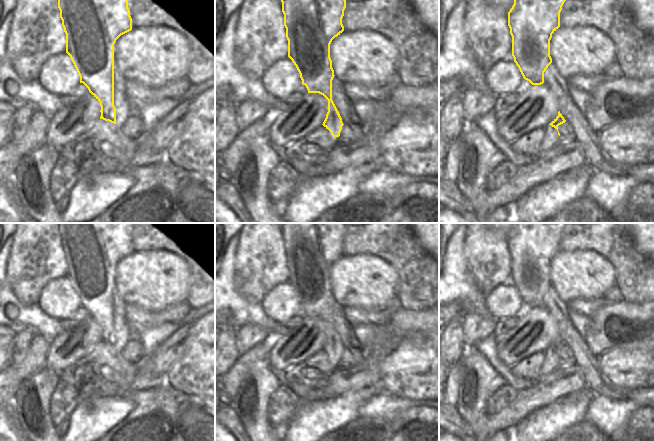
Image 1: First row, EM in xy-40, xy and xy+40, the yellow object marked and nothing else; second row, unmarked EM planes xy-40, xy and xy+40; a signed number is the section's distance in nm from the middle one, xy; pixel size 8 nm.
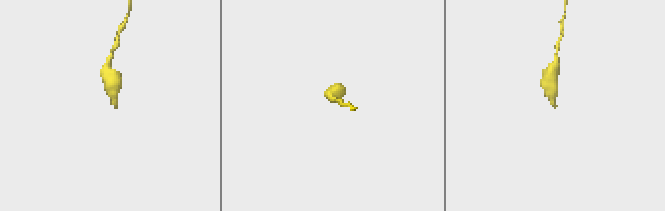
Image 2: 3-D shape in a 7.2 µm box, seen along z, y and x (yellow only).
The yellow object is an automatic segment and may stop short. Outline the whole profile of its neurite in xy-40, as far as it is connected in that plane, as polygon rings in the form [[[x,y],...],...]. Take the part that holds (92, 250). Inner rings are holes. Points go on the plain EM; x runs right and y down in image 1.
[[[57,223],[62,250],[66,258],[66,277],[89,316],[100,326],[100,343],[116,348],[114,330],[114,268],[123,258],[132,254],[128,223]]]

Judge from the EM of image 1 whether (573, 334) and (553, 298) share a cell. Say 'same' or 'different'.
same

